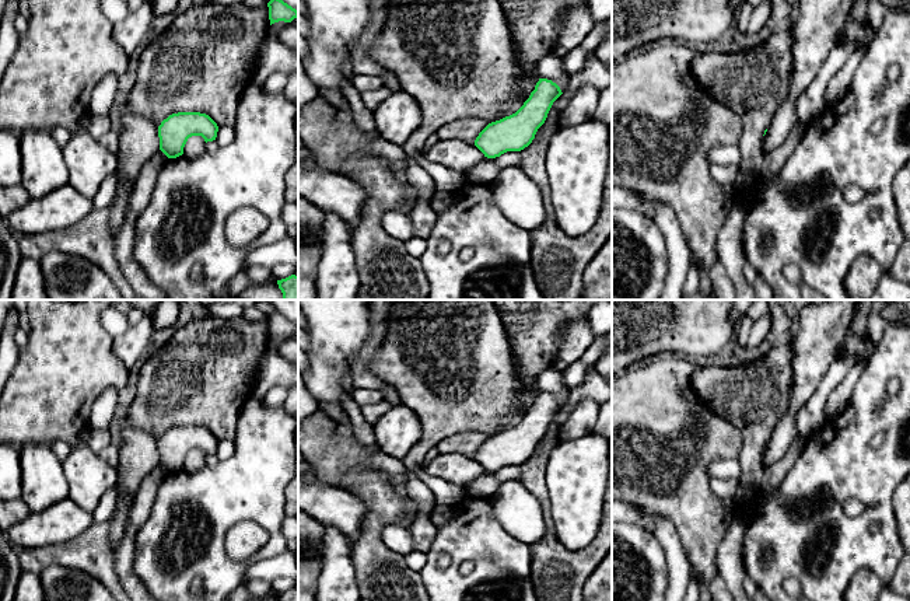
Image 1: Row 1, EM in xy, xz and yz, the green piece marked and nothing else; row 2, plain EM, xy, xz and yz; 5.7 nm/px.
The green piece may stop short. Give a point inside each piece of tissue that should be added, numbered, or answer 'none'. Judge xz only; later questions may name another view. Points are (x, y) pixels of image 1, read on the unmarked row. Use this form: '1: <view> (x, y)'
none

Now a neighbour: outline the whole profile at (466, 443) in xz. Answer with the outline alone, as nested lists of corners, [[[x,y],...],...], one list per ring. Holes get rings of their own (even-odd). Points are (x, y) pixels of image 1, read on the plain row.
[[[461,431],[441,440],[435,448],[440,453],[459,453],[475,458],[476,451],[487,438],[489,436],[480,431]]]

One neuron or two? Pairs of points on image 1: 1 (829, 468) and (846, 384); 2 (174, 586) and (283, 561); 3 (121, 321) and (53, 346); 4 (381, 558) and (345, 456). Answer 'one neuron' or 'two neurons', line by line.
1: two neurons
2: two neurons
3: two neurons
4: one neuron

